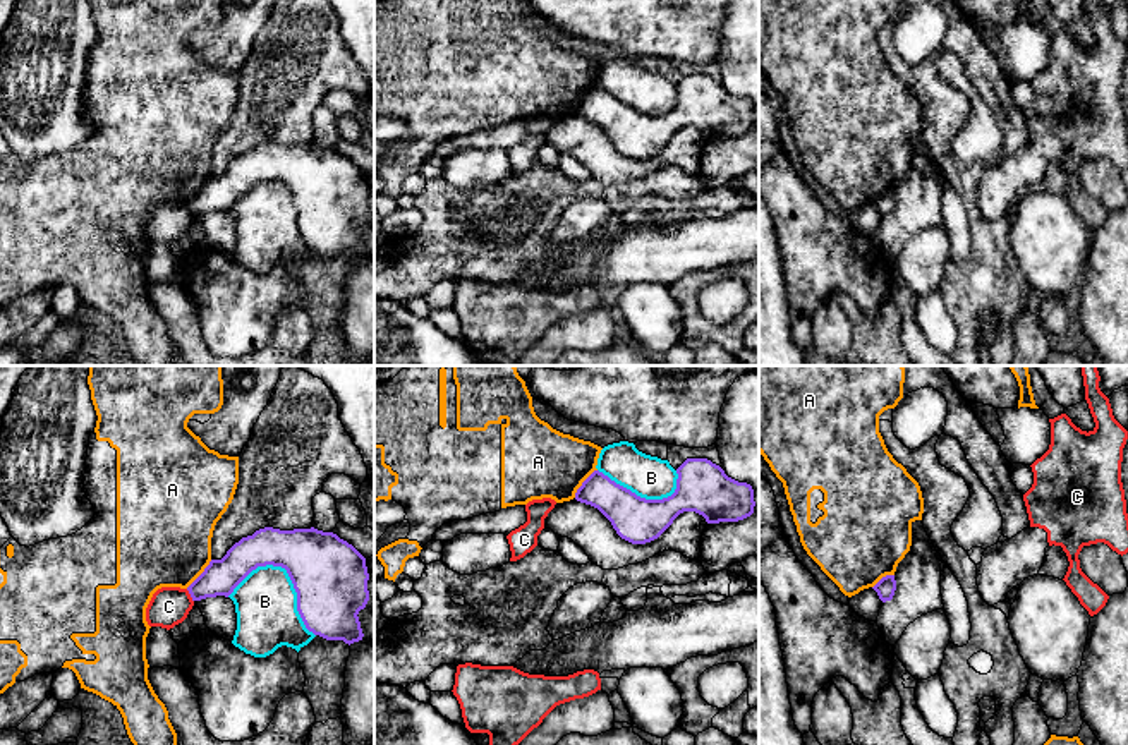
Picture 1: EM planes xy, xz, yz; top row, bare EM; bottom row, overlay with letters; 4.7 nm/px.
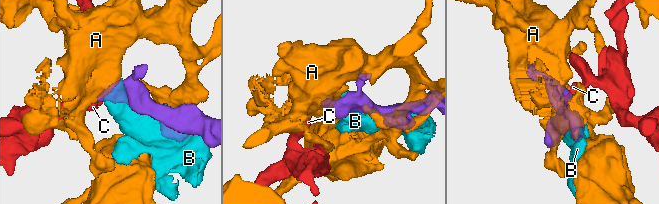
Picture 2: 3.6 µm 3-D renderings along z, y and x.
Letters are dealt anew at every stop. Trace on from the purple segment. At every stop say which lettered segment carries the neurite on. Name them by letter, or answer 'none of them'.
none of them

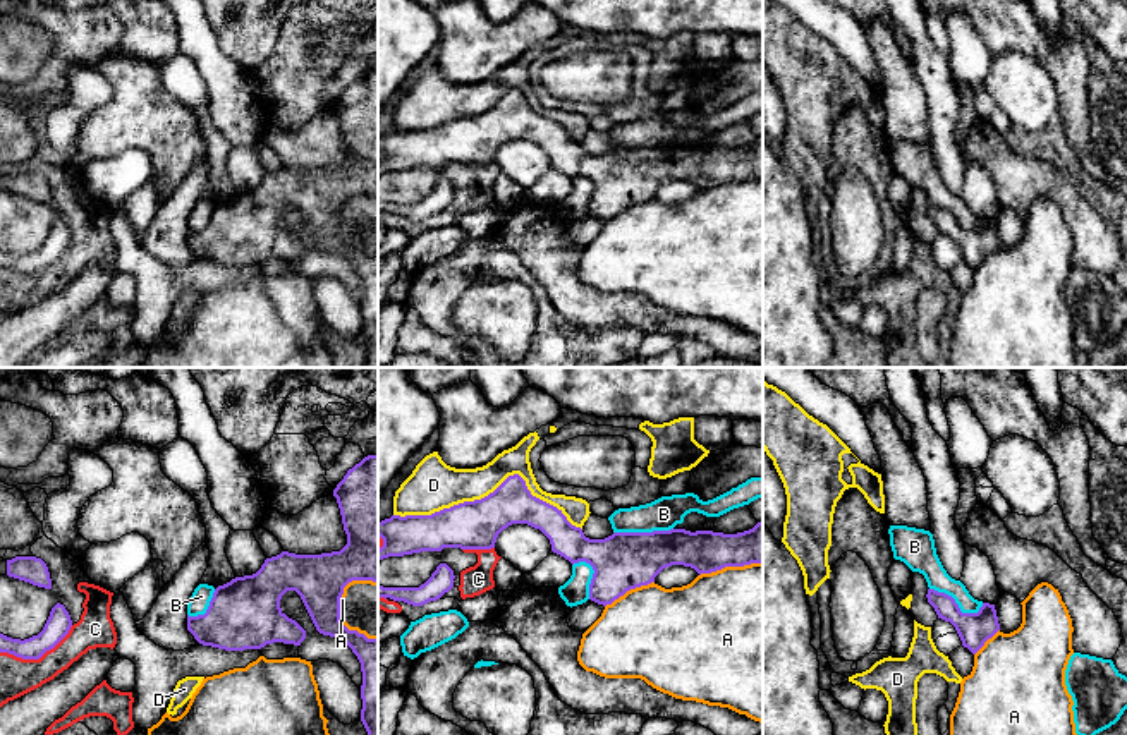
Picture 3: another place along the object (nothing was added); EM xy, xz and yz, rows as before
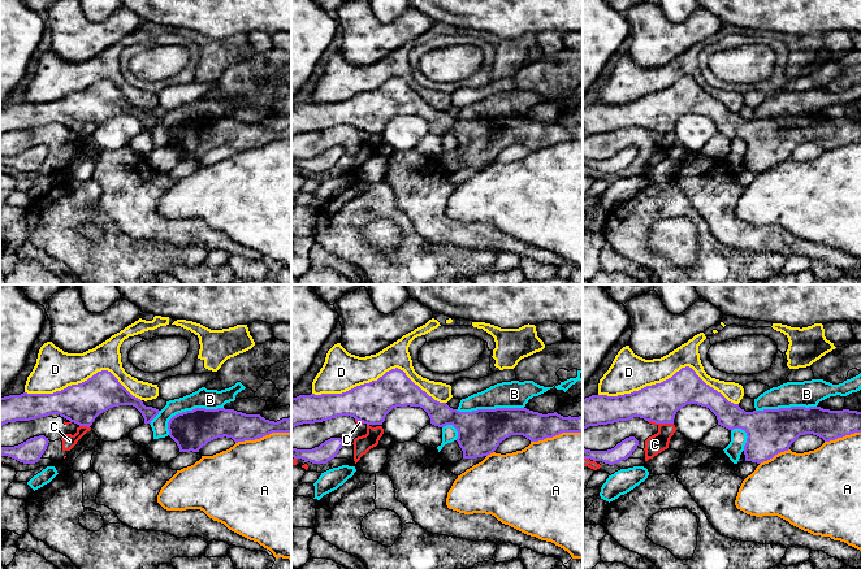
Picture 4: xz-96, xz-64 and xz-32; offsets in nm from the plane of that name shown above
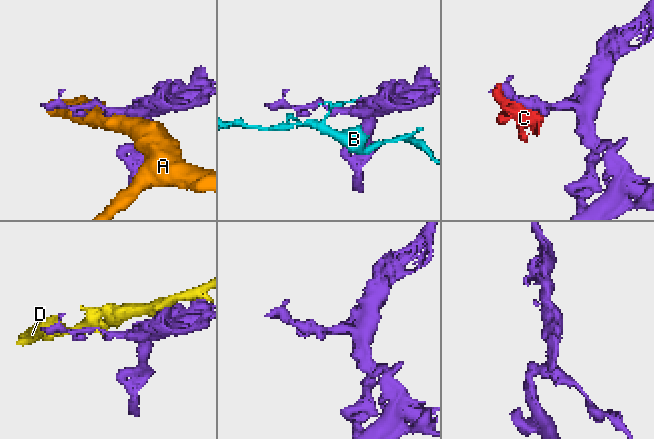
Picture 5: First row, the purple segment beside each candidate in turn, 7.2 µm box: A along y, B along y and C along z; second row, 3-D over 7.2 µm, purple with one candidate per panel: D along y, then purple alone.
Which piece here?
none of them

